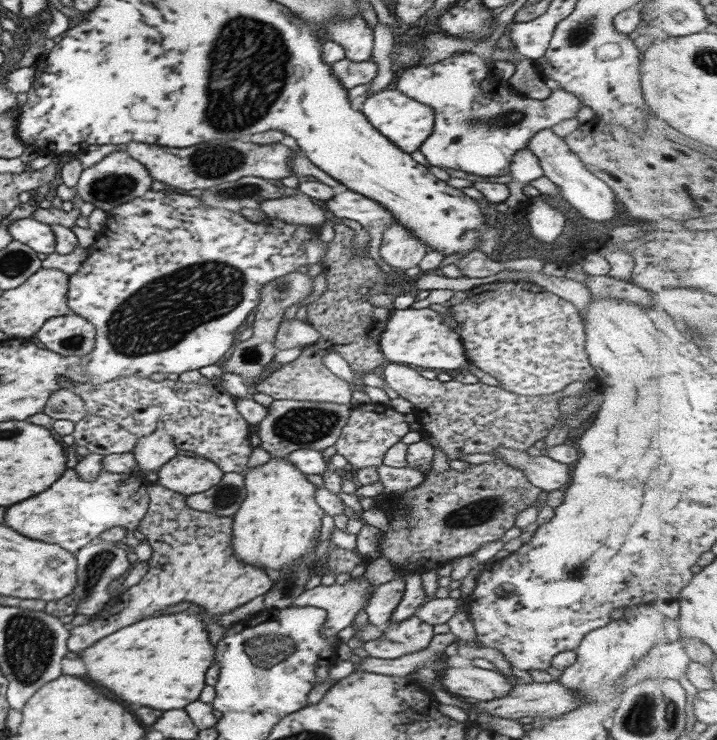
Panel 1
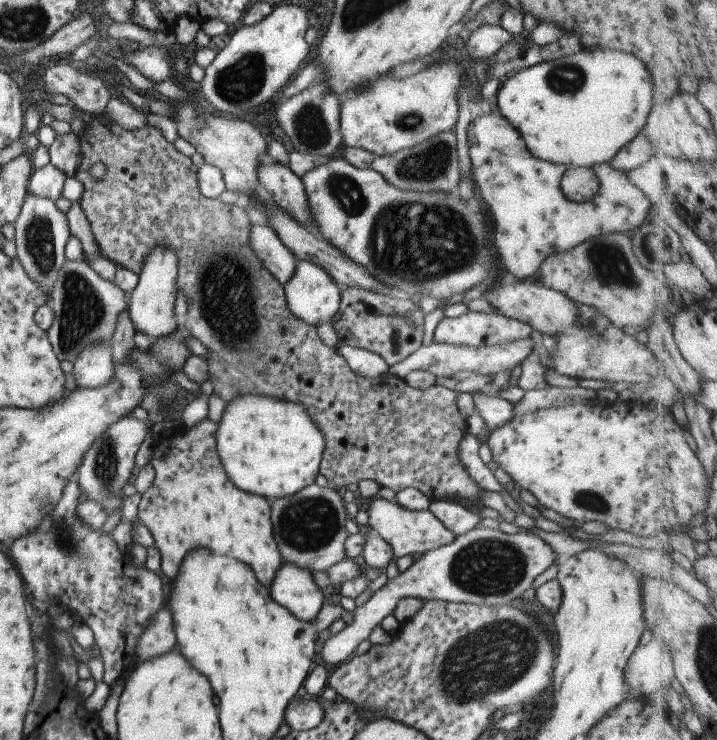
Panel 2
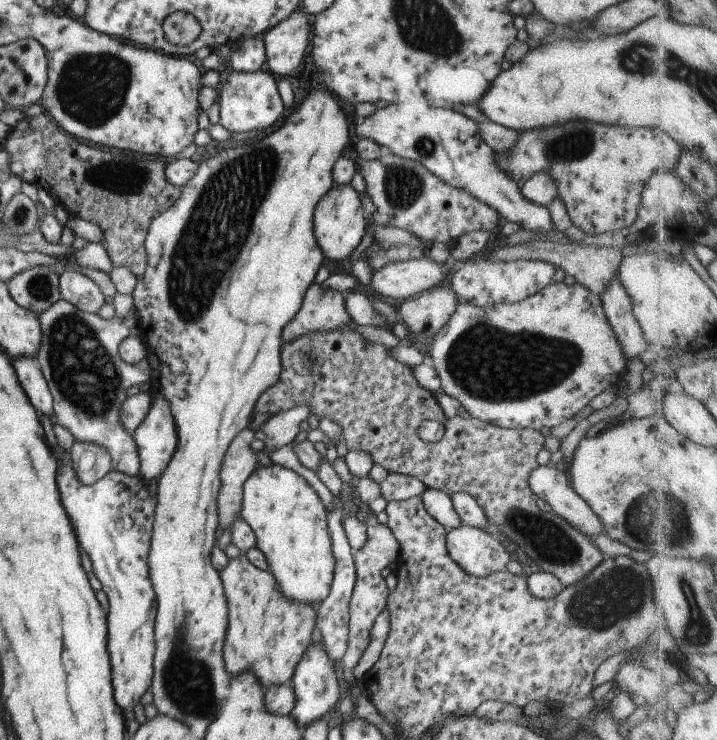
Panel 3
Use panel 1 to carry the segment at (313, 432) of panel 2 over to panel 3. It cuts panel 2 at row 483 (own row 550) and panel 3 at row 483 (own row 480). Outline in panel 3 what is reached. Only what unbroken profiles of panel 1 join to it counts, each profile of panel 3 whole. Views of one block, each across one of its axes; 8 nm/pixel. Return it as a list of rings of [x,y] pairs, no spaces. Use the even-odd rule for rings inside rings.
[[[270,461],[263,464],[244,484],[241,516],[252,528],[256,547],[262,550],[280,592],[288,600],[316,607],[330,593],[334,575],[326,511],[316,490],[300,474]]]

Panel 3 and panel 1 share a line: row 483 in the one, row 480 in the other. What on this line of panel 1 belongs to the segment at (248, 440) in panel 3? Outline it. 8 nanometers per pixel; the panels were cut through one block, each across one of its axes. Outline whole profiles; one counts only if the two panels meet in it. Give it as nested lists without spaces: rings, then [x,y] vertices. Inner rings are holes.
[[[228,472],[212,489],[188,495],[185,502],[189,508],[198,511],[233,516],[240,509],[246,495],[244,474]]]

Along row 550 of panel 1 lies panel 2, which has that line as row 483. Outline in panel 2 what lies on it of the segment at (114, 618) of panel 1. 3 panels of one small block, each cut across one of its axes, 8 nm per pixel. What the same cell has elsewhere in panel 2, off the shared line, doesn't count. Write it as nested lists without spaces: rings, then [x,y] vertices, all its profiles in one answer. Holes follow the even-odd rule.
[[[209,417],[197,422],[190,428],[179,427],[171,435],[161,435],[151,447],[149,464],[155,470],[155,480],[151,487],[141,496],[138,518],[148,527],[154,544],[161,554],[161,569],[174,580],[188,550],[196,546],[208,546],[214,552],[226,554],[234,560],[248,562],[256,572],[256,578],[262,584],[272,584],[276,571],[283,564],[283,556],[273,537],[271,523],[271,501],[259,494],[240,490],[224,470],[217,451],[217,423]]]

